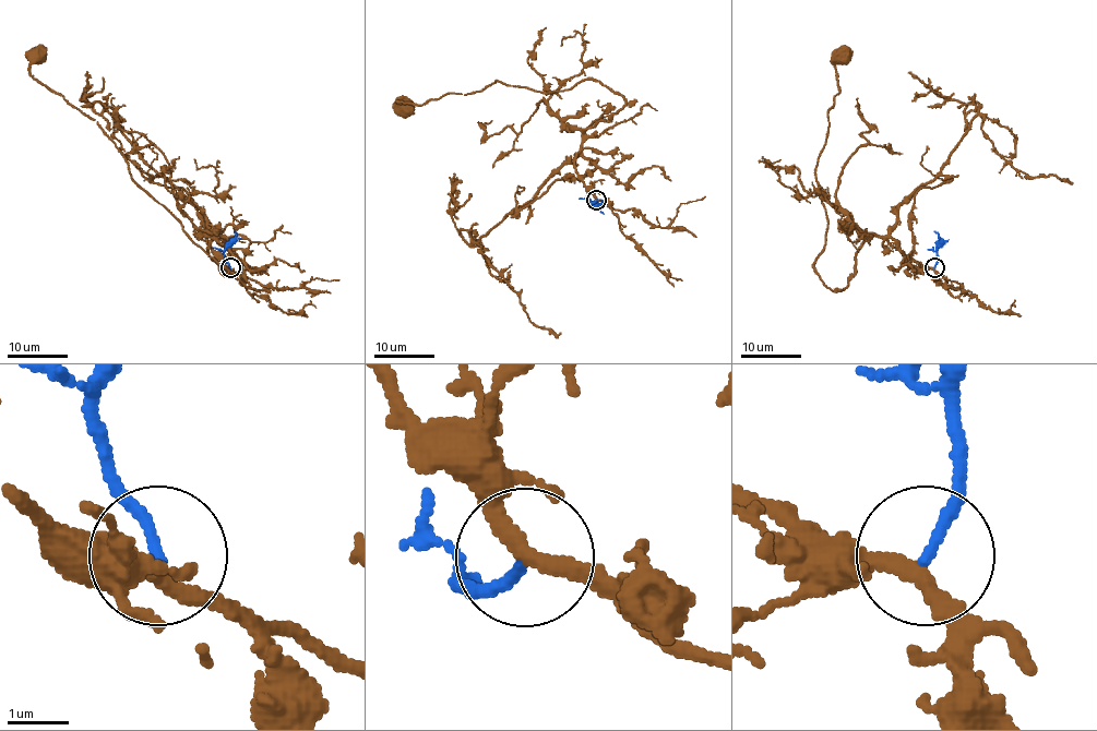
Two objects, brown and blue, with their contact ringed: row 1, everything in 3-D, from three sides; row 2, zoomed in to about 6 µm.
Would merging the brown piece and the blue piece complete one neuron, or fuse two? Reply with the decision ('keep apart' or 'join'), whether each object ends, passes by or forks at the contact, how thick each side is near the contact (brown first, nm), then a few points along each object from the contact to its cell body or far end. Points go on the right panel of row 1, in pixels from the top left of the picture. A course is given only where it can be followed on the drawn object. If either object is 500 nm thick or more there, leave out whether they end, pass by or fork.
keep apart; brown passes by; blue ends; calibres 280 and 170 nm; course brown (934, 267), (869, 235), (847, 286), (834, 291), (817, 272), (829, 218), (817, 163), (847, 46); course blue (934, 267), (939, 236), (934, 231)

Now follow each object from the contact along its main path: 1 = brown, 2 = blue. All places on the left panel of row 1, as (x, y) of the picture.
1: (229, 267), (209, 254), (217, 235), (258, 291), (132, 178), (97, 122), (33, 76), (43, 45)
2: (229, 267), (224, 250), (234, 231)

